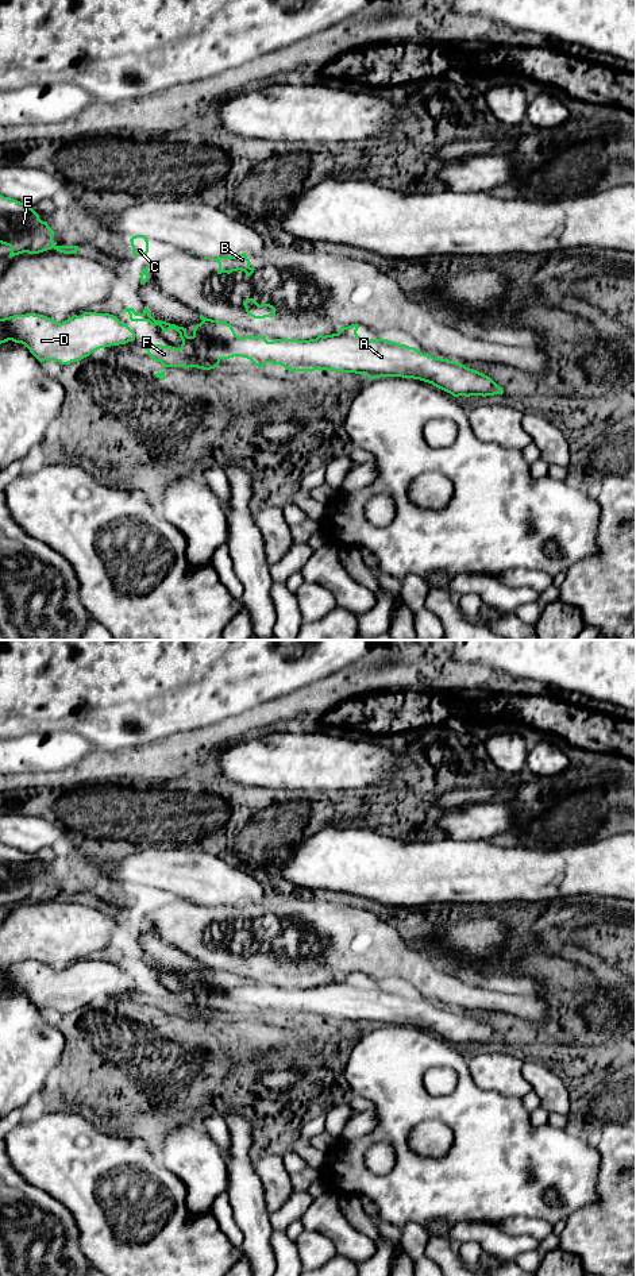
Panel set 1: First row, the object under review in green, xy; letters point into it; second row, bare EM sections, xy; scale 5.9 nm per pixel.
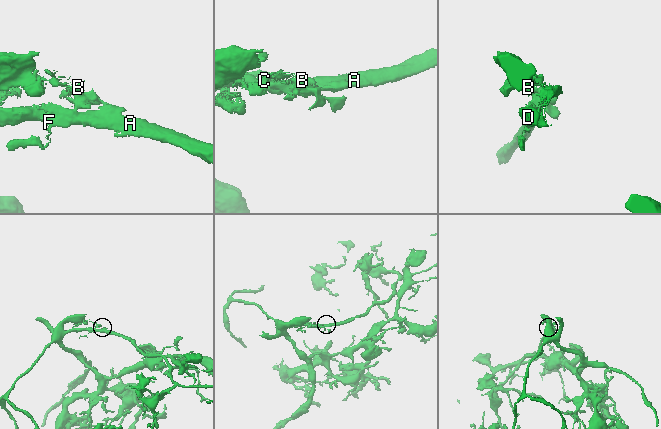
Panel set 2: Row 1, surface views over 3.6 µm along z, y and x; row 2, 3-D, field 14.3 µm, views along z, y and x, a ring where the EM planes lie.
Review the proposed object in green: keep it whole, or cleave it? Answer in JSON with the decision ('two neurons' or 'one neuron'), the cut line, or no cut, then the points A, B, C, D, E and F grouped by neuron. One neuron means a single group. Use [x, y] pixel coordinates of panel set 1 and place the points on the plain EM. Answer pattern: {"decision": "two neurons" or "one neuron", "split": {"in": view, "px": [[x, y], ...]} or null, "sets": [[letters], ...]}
{"decision": "one neuron", "split": null, "sets": [["A", "B", "C", "D", "E", "F"]]}

